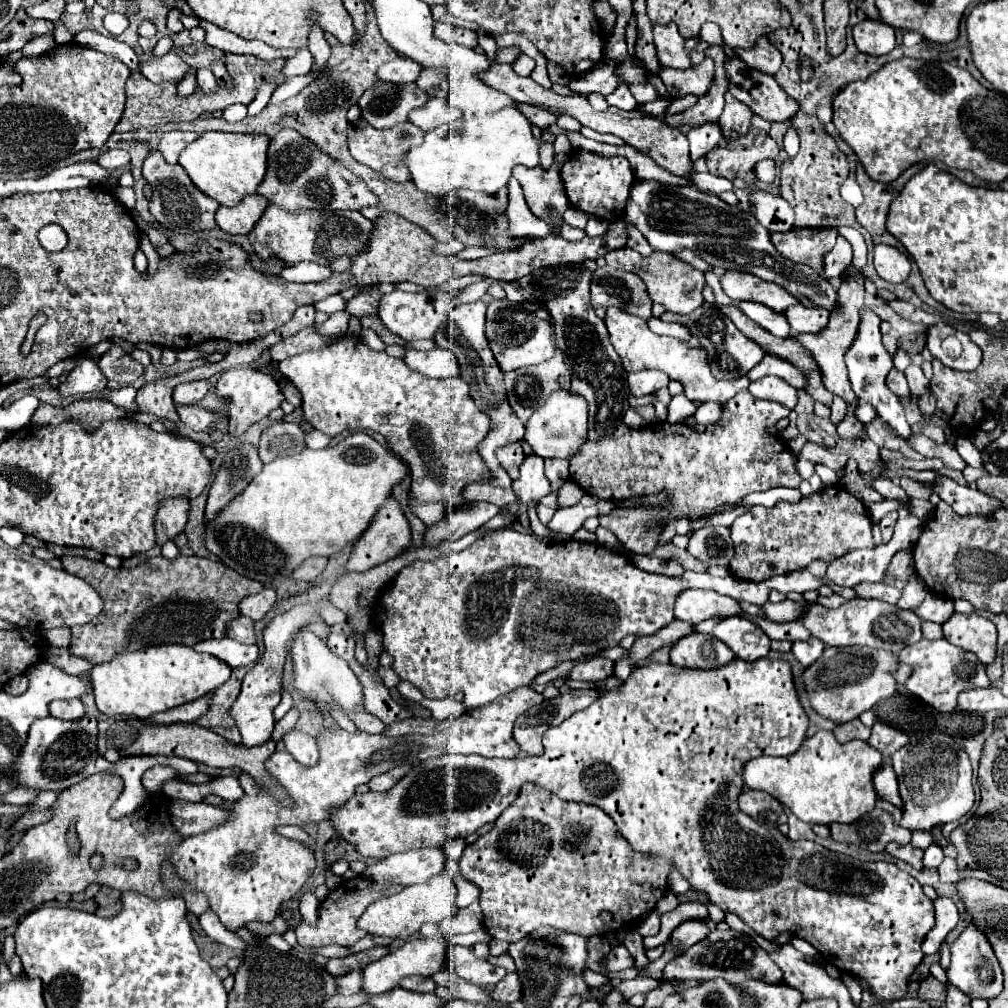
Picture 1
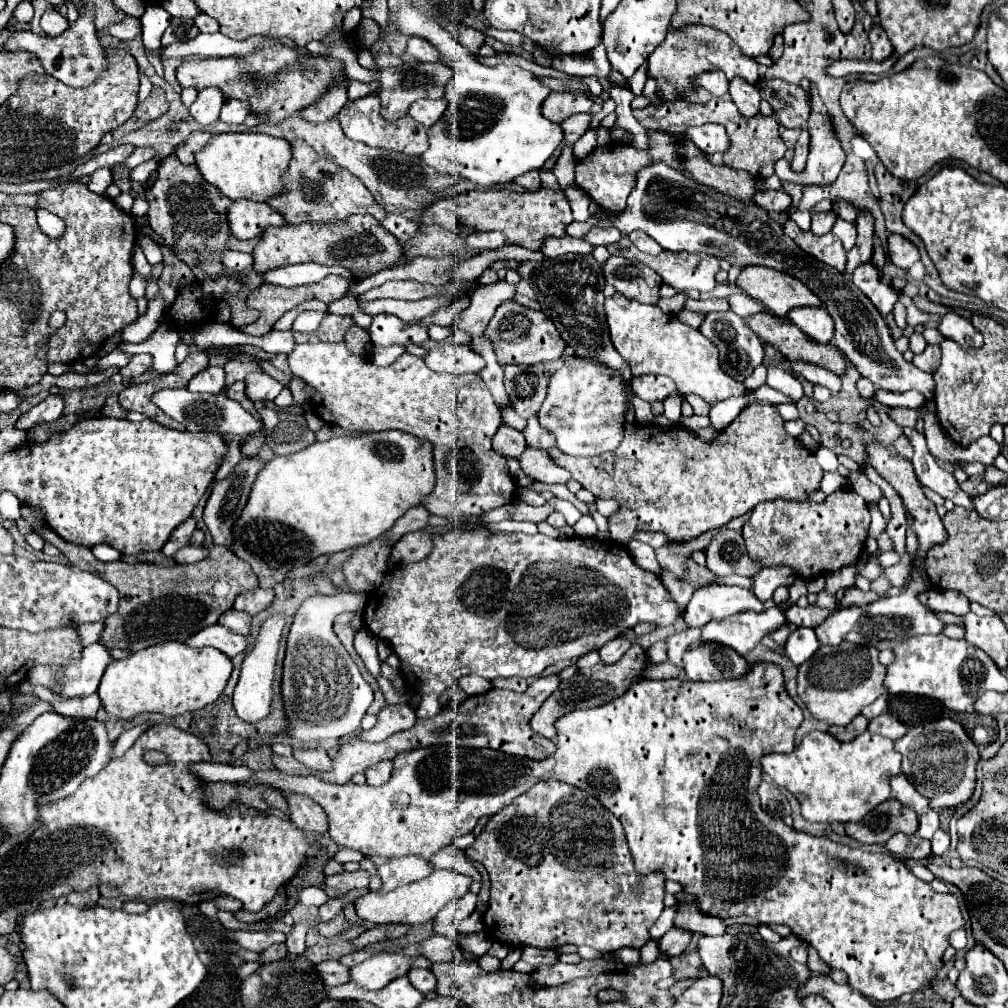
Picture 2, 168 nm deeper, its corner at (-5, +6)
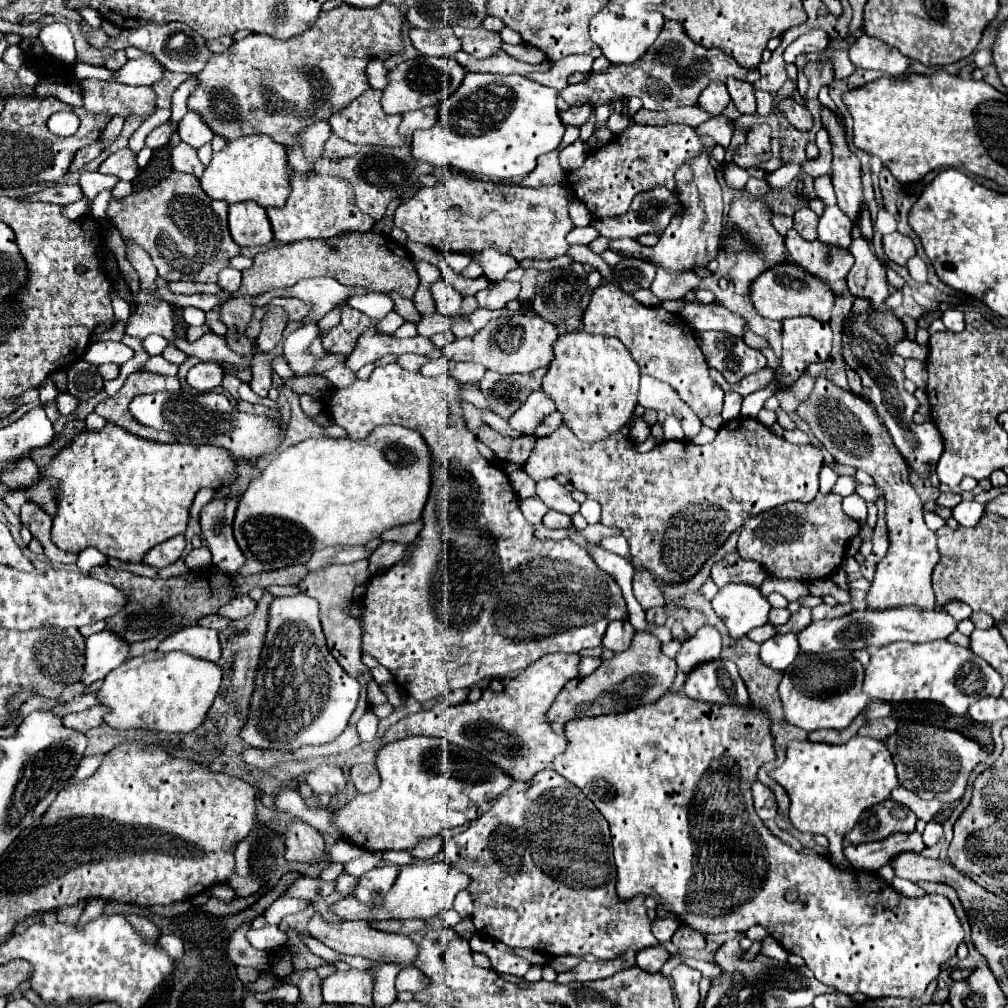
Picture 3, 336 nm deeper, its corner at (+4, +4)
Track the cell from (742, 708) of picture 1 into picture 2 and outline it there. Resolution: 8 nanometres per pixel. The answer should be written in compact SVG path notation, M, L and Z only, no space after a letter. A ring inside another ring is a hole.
M756 662L744 676L732 680L638 680L624 696L608 704L568 712L568 716L556 720L556 752L544 760L446 744L396 756L392 778L382 786L334 786L312 776L290 776L278 770L254 772L238 784L248 788L268 784L278 790L308 794L324 808L332 840L362 852L366 858L396 858L406 854L430 858L458 836L470 834L482 816L494 816L512 804L516 796L528 792L536 782L566 782L596 796L596 800L616 814L624 826L636 870L640 874L662 870L670 878L665 884L666 893L675 895L684 886L684 892L698 896L700 908L712 912L712 916L730 918L744 914L768 926L784 924L812 944L830 968L844 970L854 990L866 998L890 1002L902 994L920 990L922 984L940 972L942 954L948 948L946 936L964 926L958 900L952 894L934 892L930 884L918 880L892 854L872 854L798 832L762 810L756 794L762 782L760 758L772 752L790 754L802 720L802 710L784 688L782 668L772 662Z

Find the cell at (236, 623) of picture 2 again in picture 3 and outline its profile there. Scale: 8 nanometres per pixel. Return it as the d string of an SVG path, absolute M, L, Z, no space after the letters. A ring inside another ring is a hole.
M209 614L209 616L203 616L197 624L199 624L199 626L205 626L205 628L213 628L213 630L223 630L223 628L229 626L229 622L231 622L231 620L223 618L223 616L219 616L219 614Z

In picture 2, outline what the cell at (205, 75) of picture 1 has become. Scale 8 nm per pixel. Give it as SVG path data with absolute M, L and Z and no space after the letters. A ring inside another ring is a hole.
M216 86L204 88L198 92L196 102L190 106L190 114L194 120L198 120L200 124L212 124L218 120L220 108L224 104L224 96Z

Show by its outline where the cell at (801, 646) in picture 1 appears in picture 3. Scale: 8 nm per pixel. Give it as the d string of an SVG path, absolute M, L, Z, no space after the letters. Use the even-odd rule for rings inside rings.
M797 634L773 636L761 644L761 662L773 670L783 672L799 654L799 644L795 642Z

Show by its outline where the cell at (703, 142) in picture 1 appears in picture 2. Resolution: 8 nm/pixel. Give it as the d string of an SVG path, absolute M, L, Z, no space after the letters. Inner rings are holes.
M704 124L700 128L688 128L686 134L692 138L692 142L704 152L704 154L714 154L714 152L724 152L728 148L728 136L724 126L720 124Z

